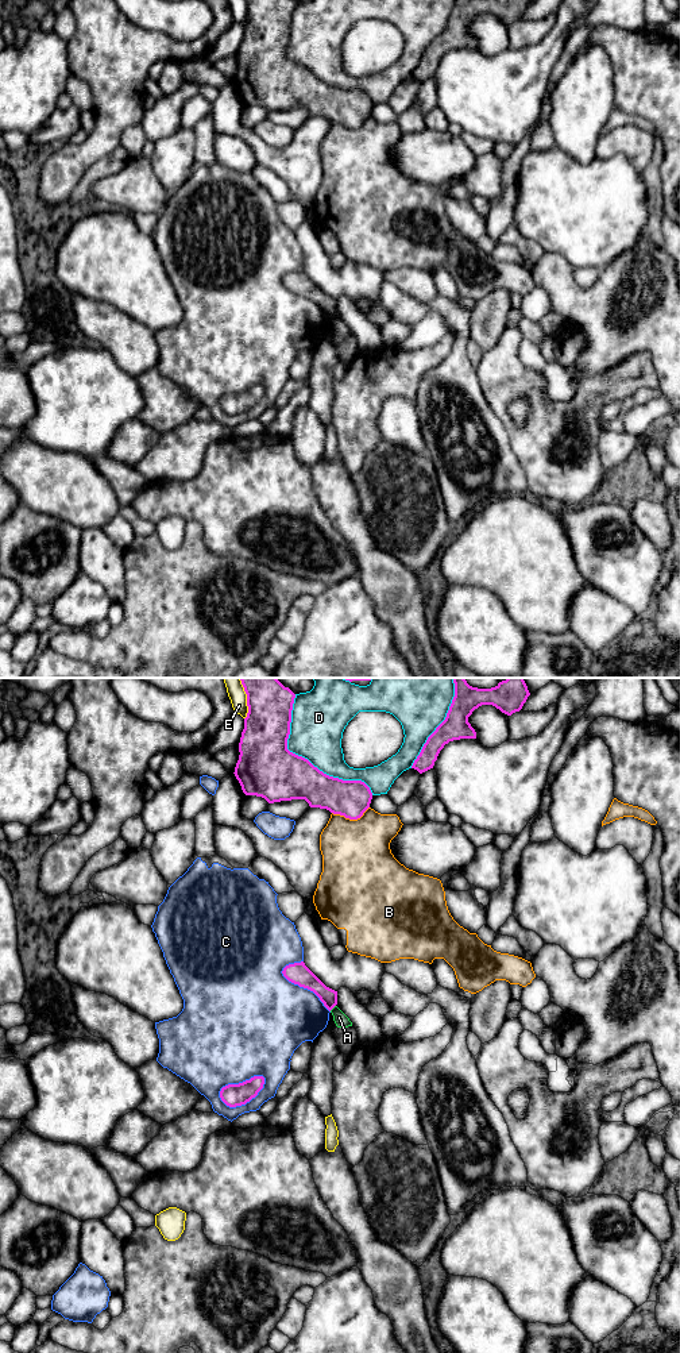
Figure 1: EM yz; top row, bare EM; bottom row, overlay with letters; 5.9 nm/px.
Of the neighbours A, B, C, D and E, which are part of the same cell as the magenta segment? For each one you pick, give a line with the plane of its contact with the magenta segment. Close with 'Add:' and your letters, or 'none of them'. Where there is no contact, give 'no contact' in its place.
Add: none of them

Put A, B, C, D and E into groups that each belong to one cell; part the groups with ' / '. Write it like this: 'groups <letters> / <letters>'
groups A / B / C / D / E

